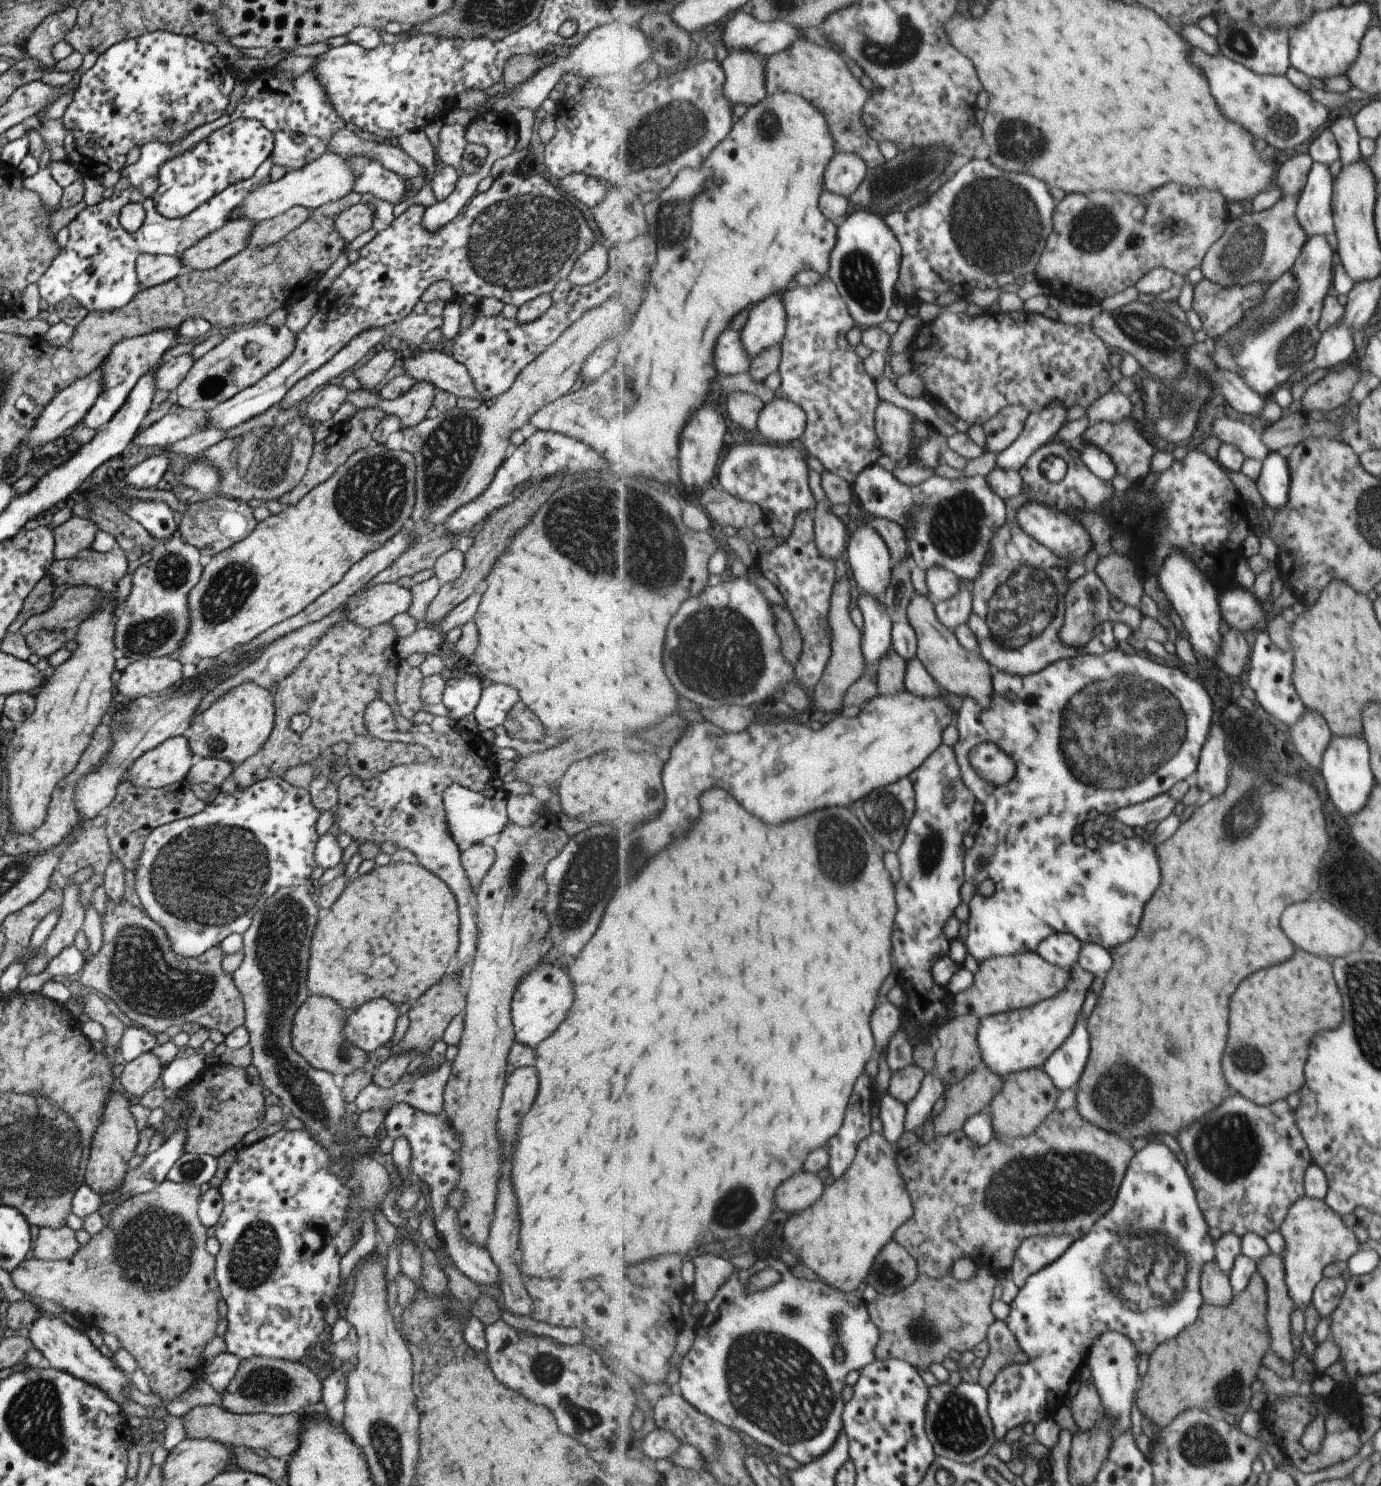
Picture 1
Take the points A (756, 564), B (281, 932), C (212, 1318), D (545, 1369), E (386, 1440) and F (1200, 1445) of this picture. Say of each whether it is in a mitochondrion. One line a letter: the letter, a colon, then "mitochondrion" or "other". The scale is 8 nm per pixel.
A: other
B: mitochondrion
C: other
D: mitochondrion
E: mitochondrion
F: mitochondrion

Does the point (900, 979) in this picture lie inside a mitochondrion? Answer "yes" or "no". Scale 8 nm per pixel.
no

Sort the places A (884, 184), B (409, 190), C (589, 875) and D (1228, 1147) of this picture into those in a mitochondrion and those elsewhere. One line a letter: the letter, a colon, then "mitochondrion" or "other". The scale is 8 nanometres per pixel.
A: mitochondrion
B: other
C: mitochondrion
D: mitochondrion

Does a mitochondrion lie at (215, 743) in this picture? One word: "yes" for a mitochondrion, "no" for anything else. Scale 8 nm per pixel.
yes

